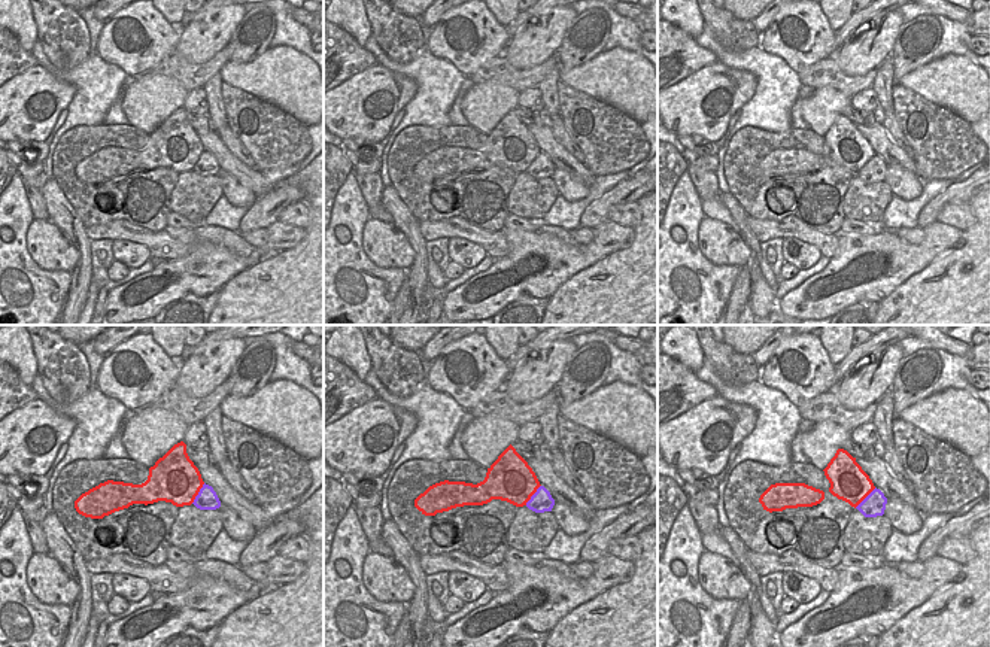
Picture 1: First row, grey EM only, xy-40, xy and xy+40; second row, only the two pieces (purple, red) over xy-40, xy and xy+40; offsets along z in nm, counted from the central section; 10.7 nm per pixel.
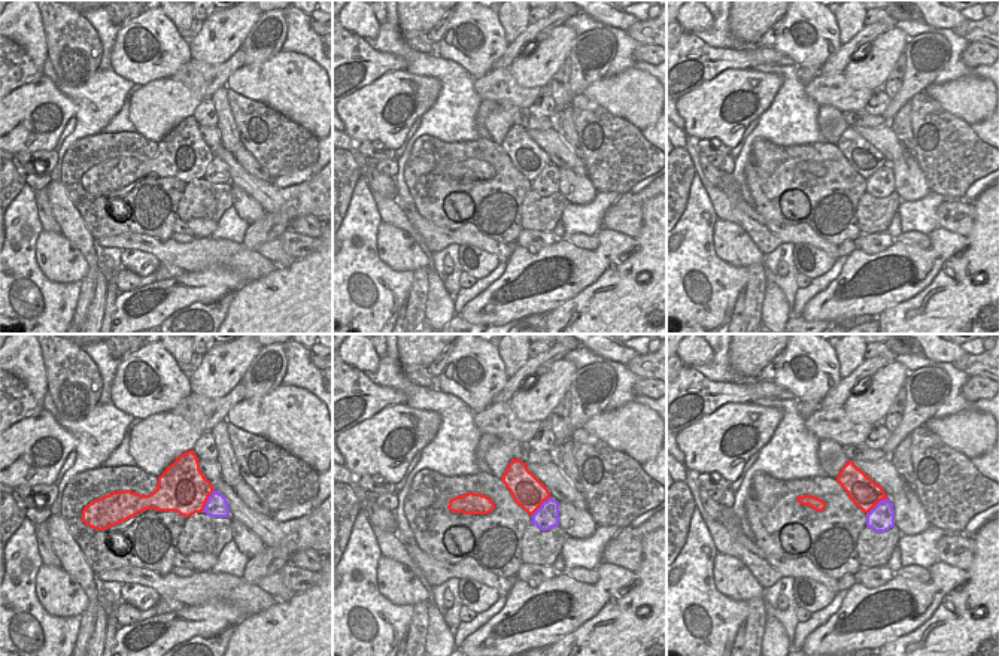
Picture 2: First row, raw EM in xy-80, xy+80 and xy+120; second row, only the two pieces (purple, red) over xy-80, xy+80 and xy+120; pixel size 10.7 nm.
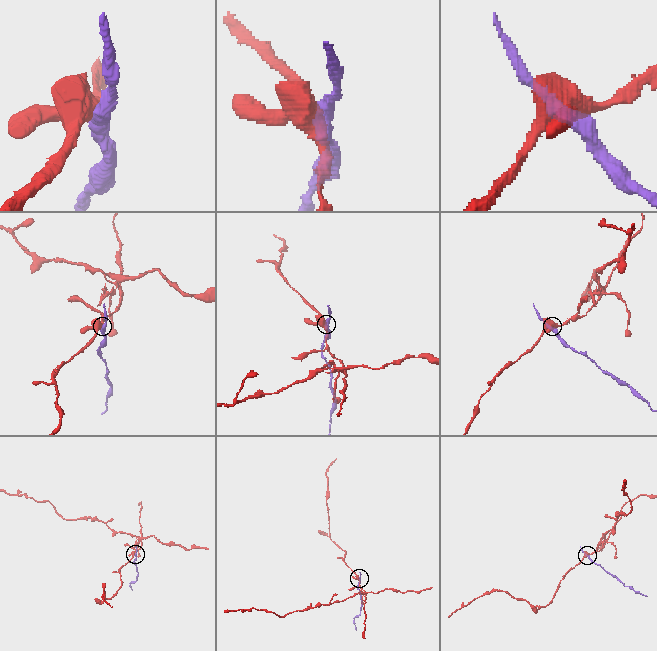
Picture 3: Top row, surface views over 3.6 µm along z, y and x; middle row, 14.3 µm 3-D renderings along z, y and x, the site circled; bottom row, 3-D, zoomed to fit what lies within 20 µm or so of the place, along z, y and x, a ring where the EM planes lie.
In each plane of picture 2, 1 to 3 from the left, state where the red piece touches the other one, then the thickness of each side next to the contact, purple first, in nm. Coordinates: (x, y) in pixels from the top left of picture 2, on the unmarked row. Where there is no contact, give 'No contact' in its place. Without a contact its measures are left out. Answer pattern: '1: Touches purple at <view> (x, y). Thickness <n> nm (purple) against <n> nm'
1: Touches purple at xy-80 (208, 167). Thickness 240 nm (purple) against 480 nm
2: Touches purple at xy+80 (541, 172). Thickness 260 nm (purple) against 360 nm
3: Touches purple at xy+120 (877, 170). Thickness 280 nm (purple) against 320 nm

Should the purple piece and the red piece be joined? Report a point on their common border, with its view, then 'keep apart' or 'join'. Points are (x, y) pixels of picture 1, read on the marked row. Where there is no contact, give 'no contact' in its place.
xy-40 (199, 494) | keep apart

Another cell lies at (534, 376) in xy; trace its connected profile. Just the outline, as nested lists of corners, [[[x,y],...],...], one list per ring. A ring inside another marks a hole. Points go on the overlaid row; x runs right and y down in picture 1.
[[[571,340],[552,341],[520,359],[501,389],[516,403],[538,400],[558,386],[576,352],[577,347]]]

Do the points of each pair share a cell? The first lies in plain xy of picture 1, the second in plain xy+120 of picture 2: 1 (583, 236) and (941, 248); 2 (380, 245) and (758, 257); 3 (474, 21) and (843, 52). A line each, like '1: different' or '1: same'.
1: different
2: same
3: different

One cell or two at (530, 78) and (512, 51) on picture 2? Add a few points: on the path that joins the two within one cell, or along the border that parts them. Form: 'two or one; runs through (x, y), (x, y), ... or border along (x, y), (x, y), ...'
two; border along (540, 32), (521, 46), (509, 67)

